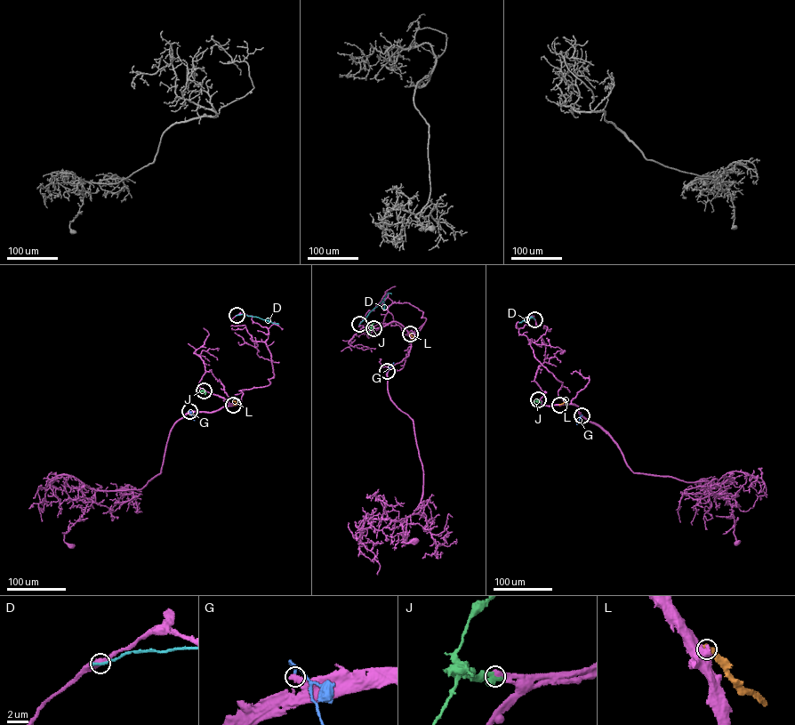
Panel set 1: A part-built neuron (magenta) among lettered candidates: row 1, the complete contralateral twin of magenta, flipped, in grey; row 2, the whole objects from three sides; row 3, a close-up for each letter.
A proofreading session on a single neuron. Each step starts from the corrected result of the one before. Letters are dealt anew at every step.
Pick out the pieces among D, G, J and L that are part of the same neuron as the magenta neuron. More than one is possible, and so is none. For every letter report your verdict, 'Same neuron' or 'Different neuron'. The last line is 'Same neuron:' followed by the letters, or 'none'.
D: Different neuron
G: Different neuron
J: Same neuron
L: Different neuron
Same neuron: J

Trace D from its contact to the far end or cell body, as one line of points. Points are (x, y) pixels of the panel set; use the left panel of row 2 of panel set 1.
D: (236, 315), (255, 317), (278, 324)

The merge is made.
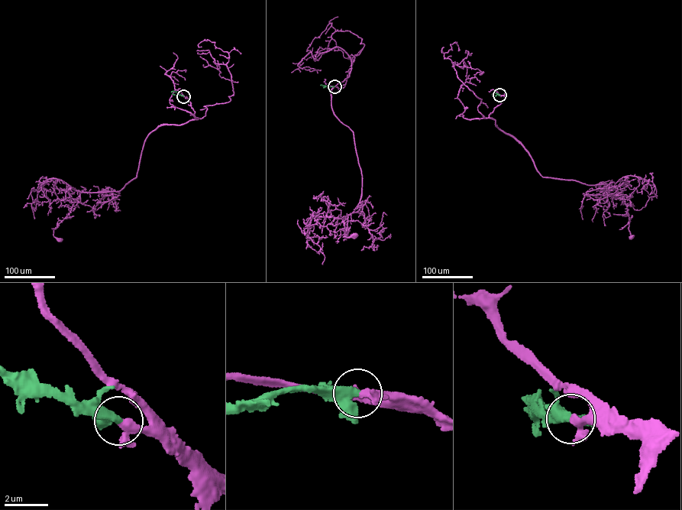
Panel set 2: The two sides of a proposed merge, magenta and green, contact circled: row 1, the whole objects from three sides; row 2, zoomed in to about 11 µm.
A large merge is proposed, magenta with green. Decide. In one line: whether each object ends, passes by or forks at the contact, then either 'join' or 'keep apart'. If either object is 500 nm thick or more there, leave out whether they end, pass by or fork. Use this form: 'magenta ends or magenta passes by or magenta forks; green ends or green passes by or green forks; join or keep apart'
magenta forks; green passes by; join

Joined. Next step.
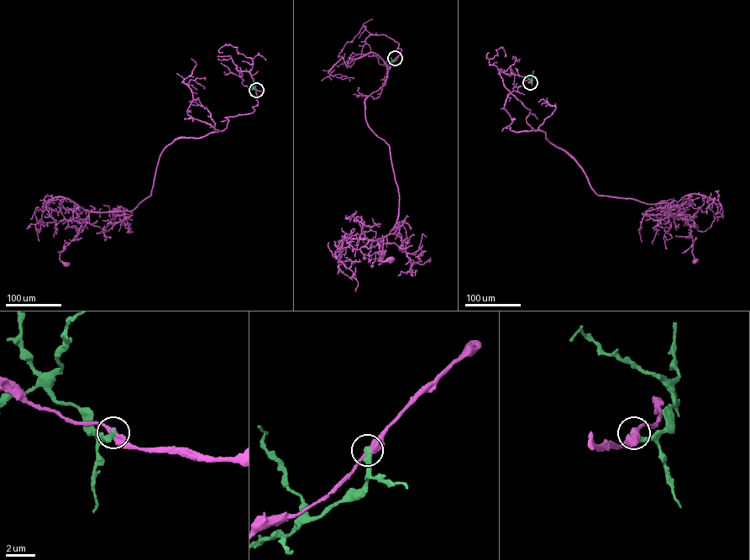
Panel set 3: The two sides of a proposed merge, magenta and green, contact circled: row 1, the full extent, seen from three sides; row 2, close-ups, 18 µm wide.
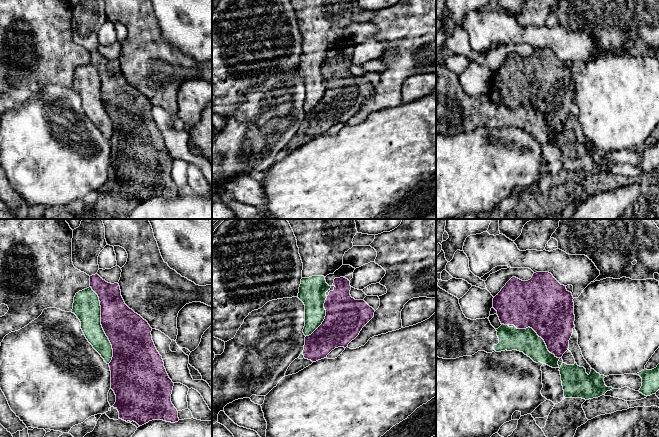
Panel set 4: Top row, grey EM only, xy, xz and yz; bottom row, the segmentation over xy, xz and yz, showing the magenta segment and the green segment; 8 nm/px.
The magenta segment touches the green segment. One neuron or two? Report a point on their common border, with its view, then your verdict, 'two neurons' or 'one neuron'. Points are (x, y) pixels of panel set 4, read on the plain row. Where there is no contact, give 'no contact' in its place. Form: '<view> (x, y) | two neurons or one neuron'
xy (101, 100) | two neurons

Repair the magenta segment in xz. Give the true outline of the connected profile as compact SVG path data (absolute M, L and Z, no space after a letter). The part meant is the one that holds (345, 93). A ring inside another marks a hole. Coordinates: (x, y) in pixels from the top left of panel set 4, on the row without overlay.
M344 53L334 55L334 66L329 68L324 84L326 92L322 100L309 112L305 113L303 131L305 135L316 138L327 134L327 131L338 123L346 124L362 106L362 104L374 93L375 86L364 76L355 76L350 71L350 57Z

